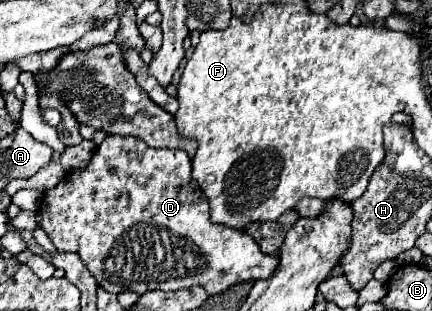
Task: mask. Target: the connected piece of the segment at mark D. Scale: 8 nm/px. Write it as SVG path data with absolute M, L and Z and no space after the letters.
M104 139L86 169L82 171L72 171L66 173L64 179L50 189L40 203L40 227L46 231L46 235L50 237L50 241L54 243L54 247L58 251L72 251L78 253L80 259L84 261L84 265L90 269L90 273L96 277L98 285L104 287L108 293L122 293L122 291L134 291L134 293L144 293L150 289L160 289L160 291L176 291L176 289L190 289L194 285L200 285L208 295L218 295L224 289L240 283L240 281L256 281L256 279L268 279L276 267L278 267L278 255L266 255L260 251L260 247L256 245L256 241L244 233L244 231L236 231L236 229L228 229L226 225L216 225L210 223L210 215L208 215L208 201L202 197L200 189L196 187L196 183L192 181L192 163L186 151L180 149L152 149L148 147L142 139Z

